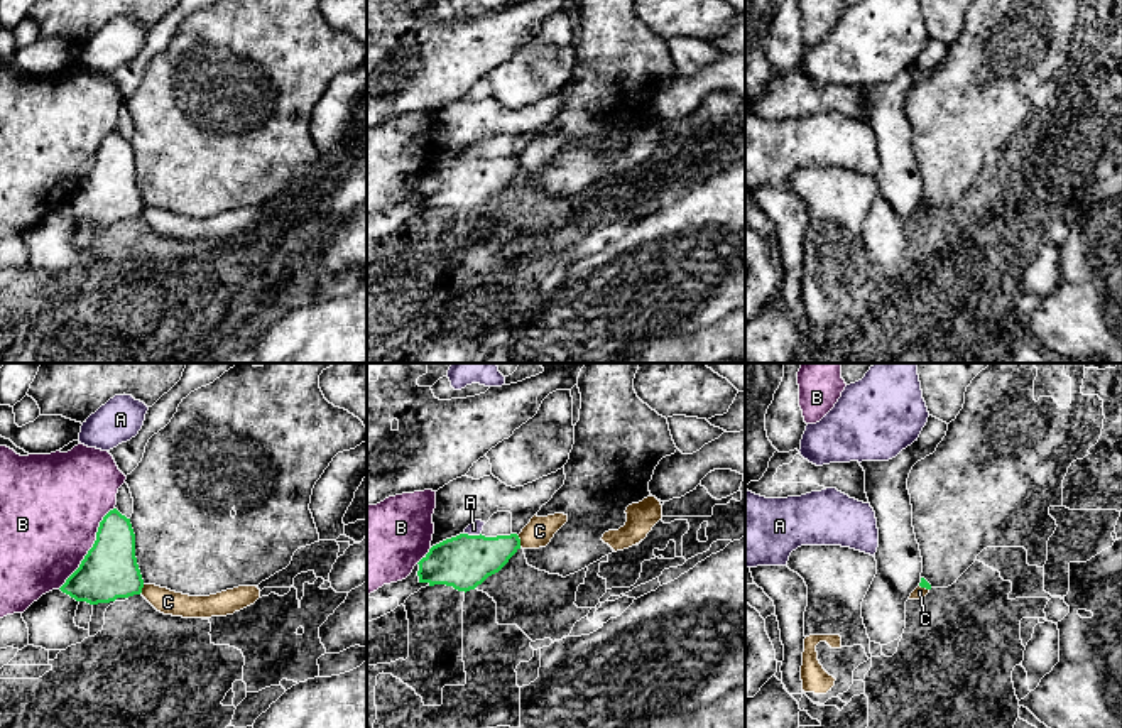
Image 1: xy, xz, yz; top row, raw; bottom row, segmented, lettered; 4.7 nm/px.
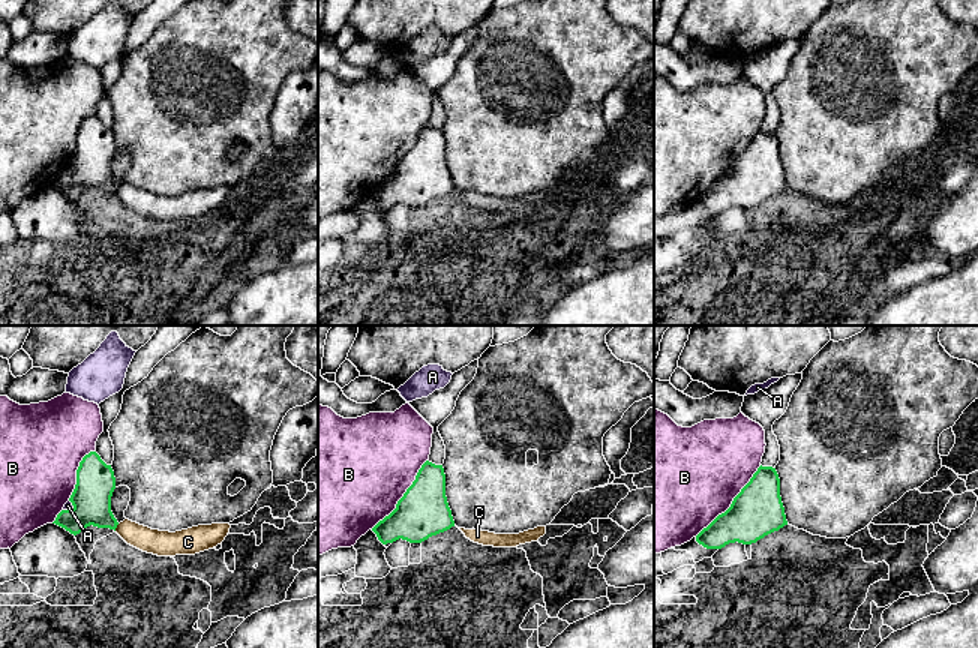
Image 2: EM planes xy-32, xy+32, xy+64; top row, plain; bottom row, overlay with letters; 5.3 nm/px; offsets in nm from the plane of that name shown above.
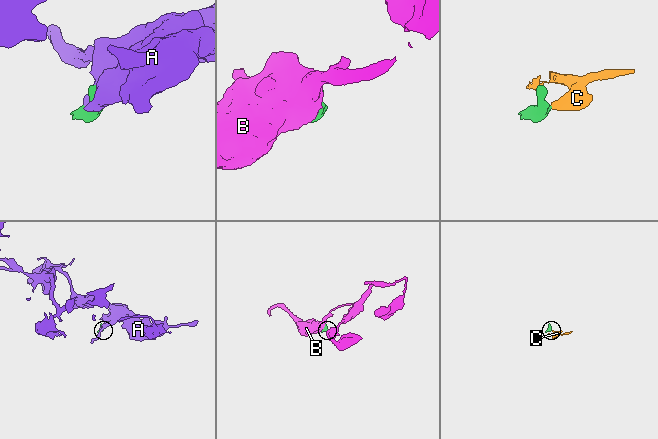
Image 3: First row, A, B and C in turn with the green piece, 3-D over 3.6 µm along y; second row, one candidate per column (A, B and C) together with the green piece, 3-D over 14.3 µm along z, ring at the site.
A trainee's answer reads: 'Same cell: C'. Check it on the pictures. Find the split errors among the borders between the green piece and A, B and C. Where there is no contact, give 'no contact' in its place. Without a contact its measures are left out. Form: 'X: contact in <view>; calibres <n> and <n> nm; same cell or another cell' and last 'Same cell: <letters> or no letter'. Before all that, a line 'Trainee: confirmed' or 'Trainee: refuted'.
Trainee: refuted
A: contact in xz; calibres 260 and 60 nm; another cell
B: contact in xy; calibres 260 and 480 nm; another cell
C: contact in xz; calibres 240 and 140 nm; another cell
Same cell: no letter

